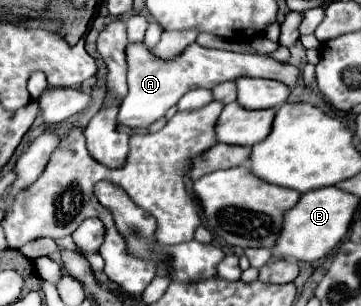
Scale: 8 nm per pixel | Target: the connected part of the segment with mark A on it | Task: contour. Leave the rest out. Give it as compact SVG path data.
M129 43L125 49L127 55L127 85L129 93L121 103L119 109L119 125L127 127L149 127L153 121L165 117L165 113L179 103L179 99L197 87L213 89L215 85L223 81L235 81L239 77L263 77L263 79L277 79L289 87L295 87L297 83L297 67L273 61L269 57L261 55L247 55L247 53L233 53L233 51L219 51L201 47L197 43L185 47L181 55L173 57L171 61L159 61L157 55L151 53L151 49L145 43Z

